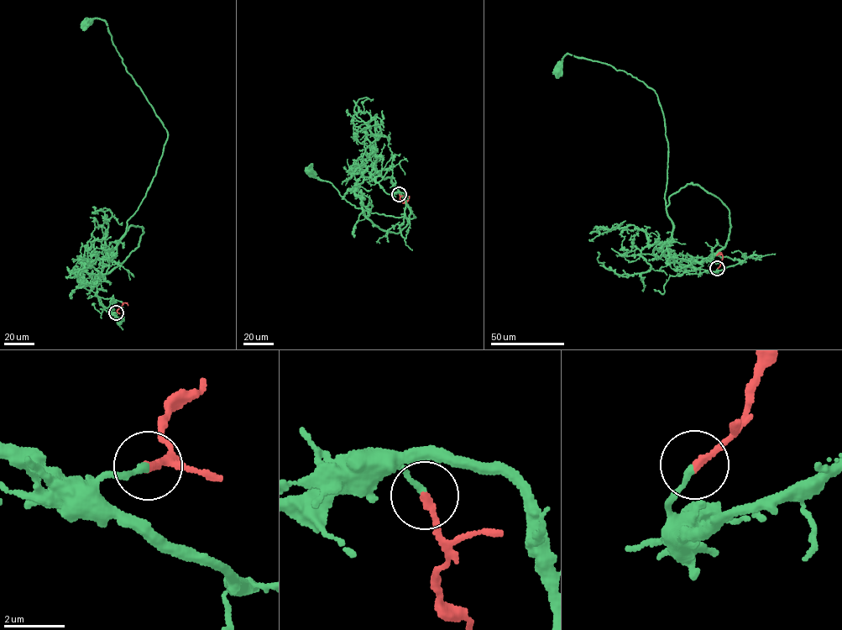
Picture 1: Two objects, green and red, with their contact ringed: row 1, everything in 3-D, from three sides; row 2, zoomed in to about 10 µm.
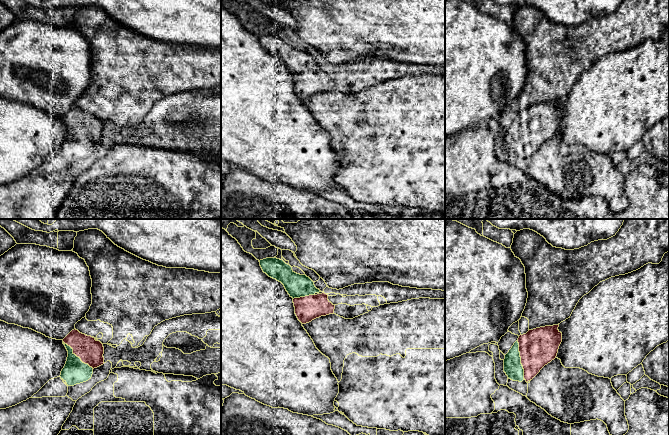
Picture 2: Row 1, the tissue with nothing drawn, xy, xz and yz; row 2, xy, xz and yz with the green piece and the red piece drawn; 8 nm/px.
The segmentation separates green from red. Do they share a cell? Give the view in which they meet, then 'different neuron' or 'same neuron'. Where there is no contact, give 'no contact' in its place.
yz | same neuron

